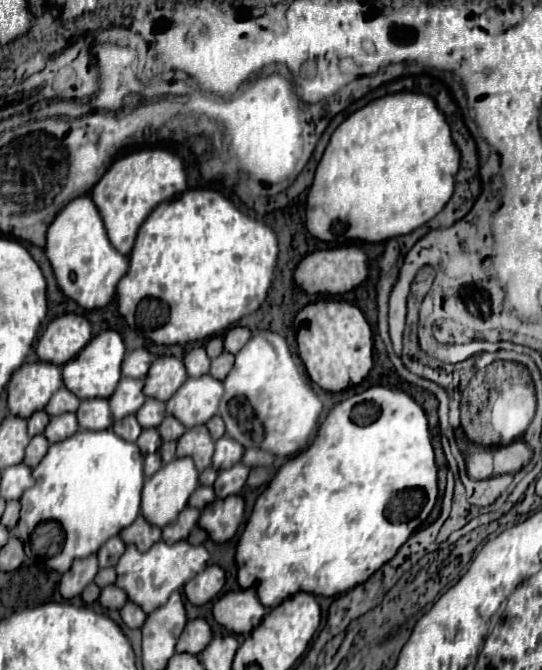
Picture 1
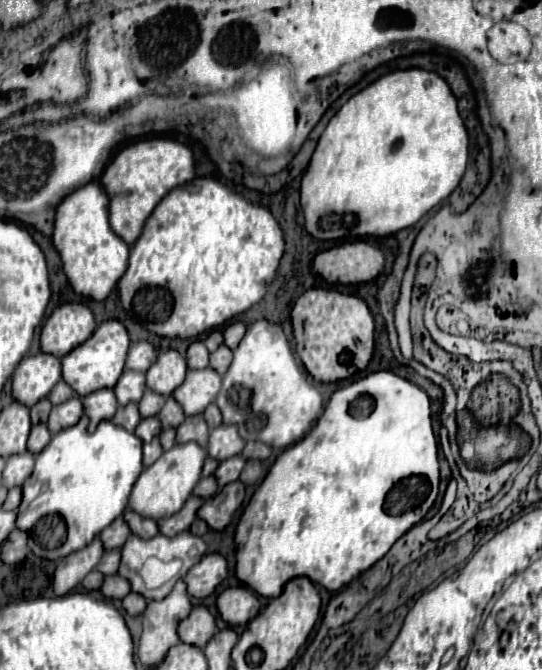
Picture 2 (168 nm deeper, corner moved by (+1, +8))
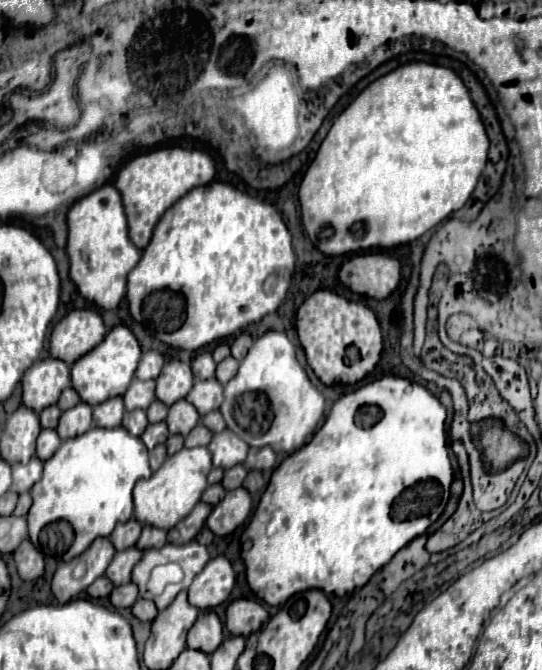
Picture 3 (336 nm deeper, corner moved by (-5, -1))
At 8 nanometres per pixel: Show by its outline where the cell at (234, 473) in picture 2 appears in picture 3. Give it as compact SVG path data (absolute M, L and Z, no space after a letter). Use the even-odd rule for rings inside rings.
M238 464L238 466L234 466L234 468L230 468L230 470L226 470L226 472L224 472L222 486L224 486L226 490L240 488L240 486L242 486L242 482L244 482L244 478L246 478L246 474L248 474L248 470L246 470L242 464Z

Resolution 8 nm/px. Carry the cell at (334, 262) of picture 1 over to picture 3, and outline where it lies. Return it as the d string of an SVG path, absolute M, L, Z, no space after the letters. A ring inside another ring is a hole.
M360 254L338 272L342 284L368 298L388 298L400 284L400 262L386 254Z

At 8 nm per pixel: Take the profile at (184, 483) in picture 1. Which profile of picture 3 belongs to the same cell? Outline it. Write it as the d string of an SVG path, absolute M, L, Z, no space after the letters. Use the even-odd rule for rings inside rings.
M204 446L182 448L176 454L168 456L166 462L150 478L136 482L136 488L132 490L134 518L140 520L142 524L170 530L184 516L188 516L188 512L196 506L196 502L200 502L200 496L208 486L206 476L210 468L212 468L212 454Z

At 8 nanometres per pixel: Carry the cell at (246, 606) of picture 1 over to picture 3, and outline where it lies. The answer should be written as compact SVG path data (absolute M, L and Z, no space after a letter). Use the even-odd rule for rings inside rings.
M234 600L226 608L226 628L230 634L250 636L268 620L268 612L254 600Z

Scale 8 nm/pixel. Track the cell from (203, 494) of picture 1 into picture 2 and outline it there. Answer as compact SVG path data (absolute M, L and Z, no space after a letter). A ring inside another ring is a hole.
M210 475L210 477L202 477L198 481L198 485L194 487L194 495L196 497L202 497L202 499L210 499L214 493L216 493L218 485L216 485L216 479Z

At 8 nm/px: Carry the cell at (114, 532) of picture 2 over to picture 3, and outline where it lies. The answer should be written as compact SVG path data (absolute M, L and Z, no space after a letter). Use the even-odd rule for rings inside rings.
M128 520L124 524L118 524L112 532L112 536L108 536L114 544L116 550L124 550L124 548L132 548L136 546L138 538L140 538L140 532L142 532L142 524L138 520Z

